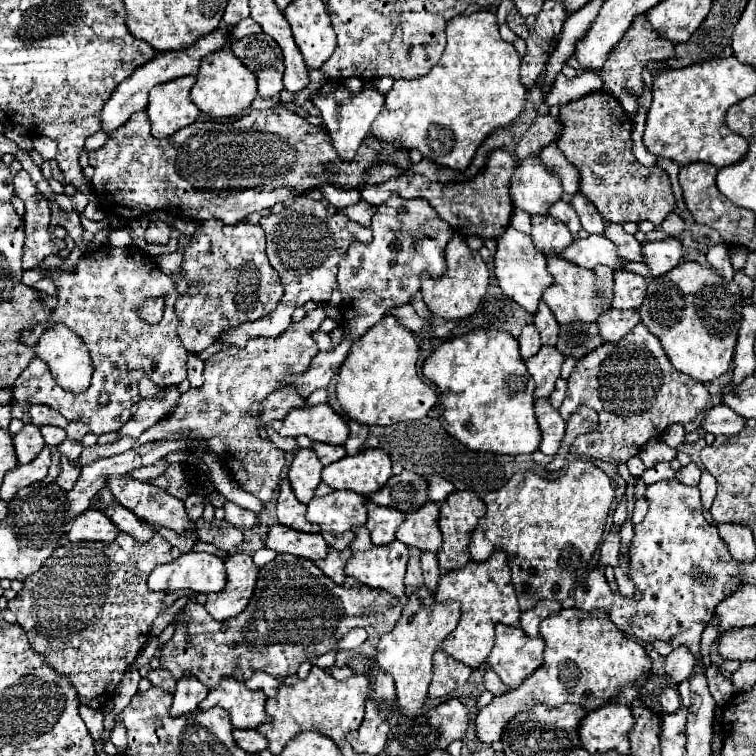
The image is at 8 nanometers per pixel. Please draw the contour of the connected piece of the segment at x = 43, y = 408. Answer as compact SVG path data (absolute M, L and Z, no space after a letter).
M31 405L29 417L31 417L31 423L37 427L43 427L43 425L57 425L61 429L67 427L65 417L47 405Z

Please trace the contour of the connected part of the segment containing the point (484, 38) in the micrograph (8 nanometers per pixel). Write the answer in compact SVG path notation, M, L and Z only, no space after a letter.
M477 11L471 15L457 15L447 23L447 47L439 63L423 77L413 81L395 81L385 95L385 107L371 125L371 133L383 141L401 141L405 149L417 149L433 163L465 171L481 143L497 129L517 123L527 103L527 89L519 75L521 59L515 47L501 39L499 25L493 11Z

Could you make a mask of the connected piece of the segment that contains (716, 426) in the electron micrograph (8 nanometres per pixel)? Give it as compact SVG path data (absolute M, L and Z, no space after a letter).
M721 403L707 411L701 425L707 433L713 433L713 435L737 435L743 431L745 419L741 419L741 415L737 415L733 409Z

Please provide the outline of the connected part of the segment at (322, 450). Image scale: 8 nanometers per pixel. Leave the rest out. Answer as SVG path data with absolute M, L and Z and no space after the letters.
M315 443L313 451L317 453L317 457L319 457L319 461L323 465L335 463L335 461L339 461L339 459L343 459L347 455L345 447L341 447L341 445L325 445L325 443Z

